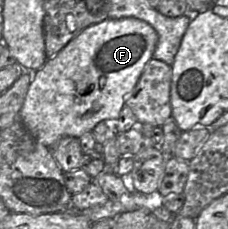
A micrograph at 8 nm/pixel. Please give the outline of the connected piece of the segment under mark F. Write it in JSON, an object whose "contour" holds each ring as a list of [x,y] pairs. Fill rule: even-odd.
{"contour":[[[108,17],[85,28],[33,73],[19,119],[38,143],[50,148],[65,136],[80,138],[86,132],[91,132],[101,121],[114,122],[125,106],[127,96],[139,81],[146,64],[153,58],[157,41],[156,30],[147,22],[134,17]]]}

